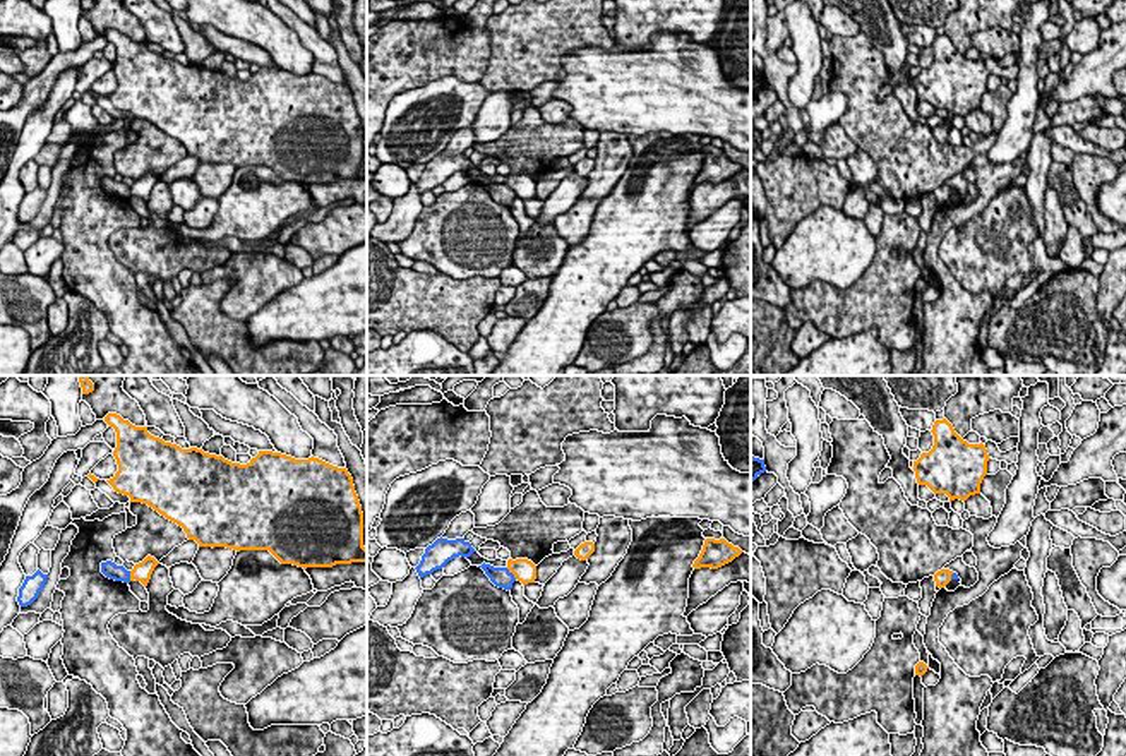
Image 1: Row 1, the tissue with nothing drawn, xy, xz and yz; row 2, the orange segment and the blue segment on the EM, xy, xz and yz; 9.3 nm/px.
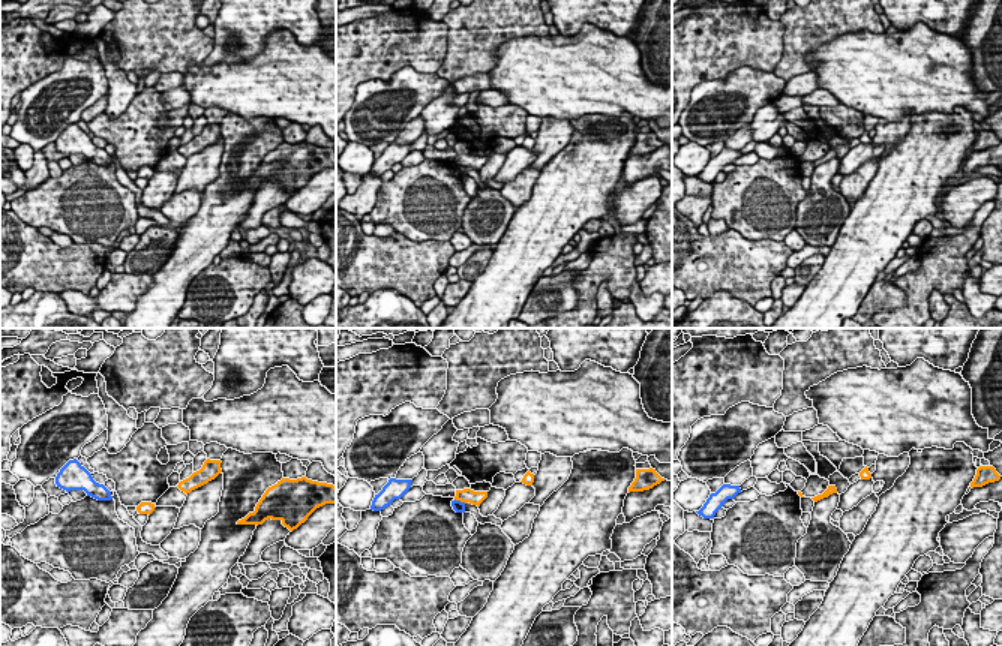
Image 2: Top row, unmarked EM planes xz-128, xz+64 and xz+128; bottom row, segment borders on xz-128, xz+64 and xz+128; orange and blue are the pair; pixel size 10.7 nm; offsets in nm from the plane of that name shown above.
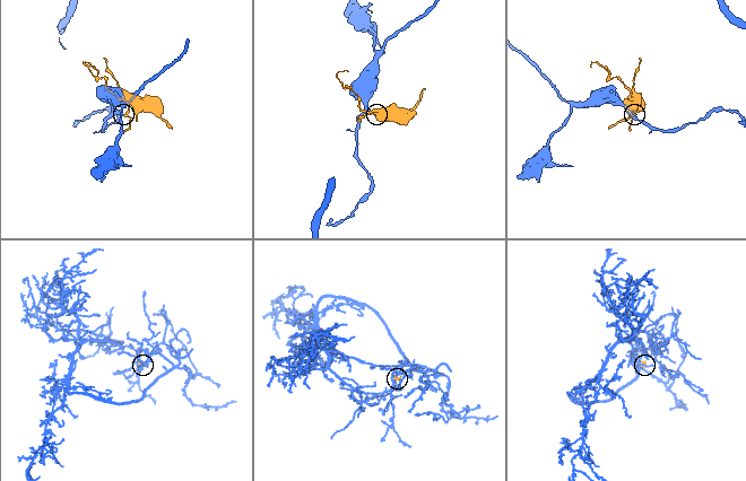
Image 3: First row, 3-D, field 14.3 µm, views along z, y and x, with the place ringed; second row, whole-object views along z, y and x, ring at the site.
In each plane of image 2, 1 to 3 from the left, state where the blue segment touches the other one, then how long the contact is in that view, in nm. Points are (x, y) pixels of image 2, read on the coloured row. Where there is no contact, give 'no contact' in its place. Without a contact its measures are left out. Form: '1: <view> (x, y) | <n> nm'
1: no contact
2: xz+64 (461, 501) | 140 nm
3: no contact

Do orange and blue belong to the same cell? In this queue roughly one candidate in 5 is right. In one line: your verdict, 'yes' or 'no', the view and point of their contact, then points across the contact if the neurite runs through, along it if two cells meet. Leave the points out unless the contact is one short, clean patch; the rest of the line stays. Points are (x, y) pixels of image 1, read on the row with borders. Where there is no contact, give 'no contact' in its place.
no; contact xz (511, 571); border xz (506, 568), (516, 578)

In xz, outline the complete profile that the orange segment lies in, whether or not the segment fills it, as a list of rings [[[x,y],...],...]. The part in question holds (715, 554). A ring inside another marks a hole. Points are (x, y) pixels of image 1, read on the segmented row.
[[[706,538],[703,550],[699,557],[694,561],[692,567],[694,569],[701,569],[701,567],[718,569],[732,562],[740,554],[742,550],[728,543],[725,538],[720,538],[720,540]]]

